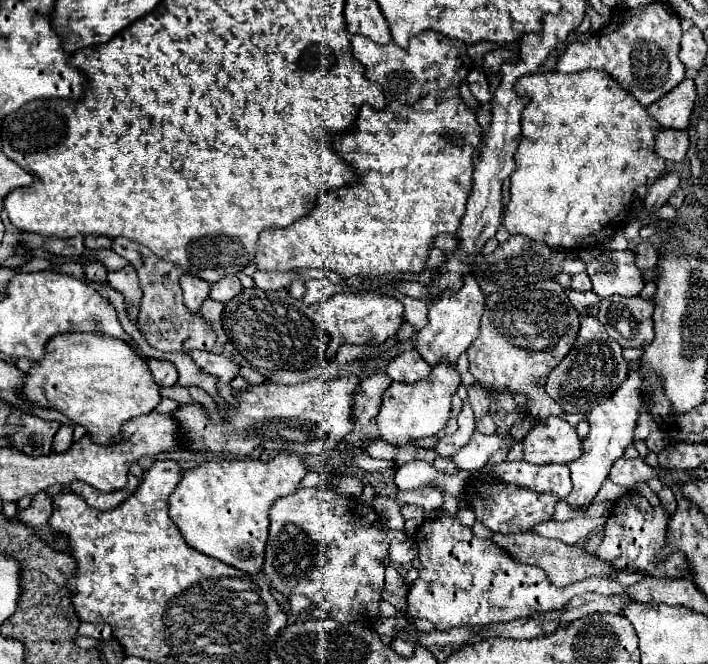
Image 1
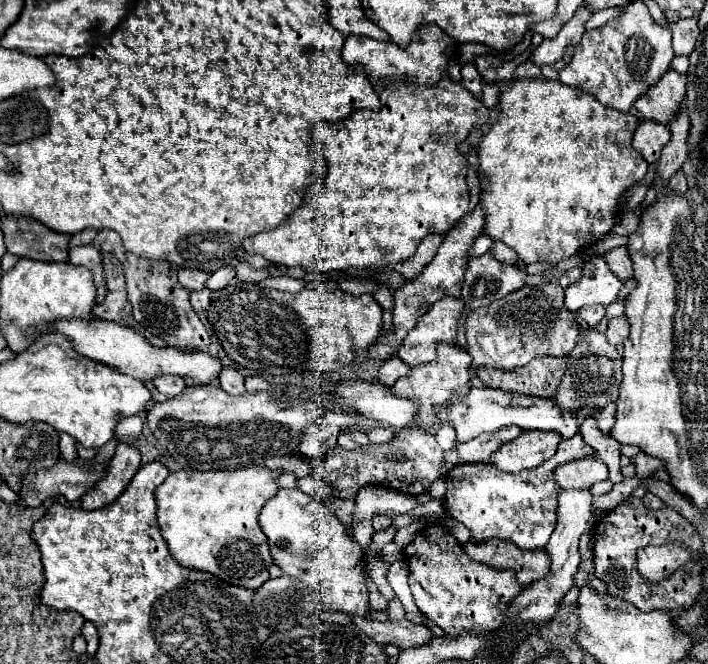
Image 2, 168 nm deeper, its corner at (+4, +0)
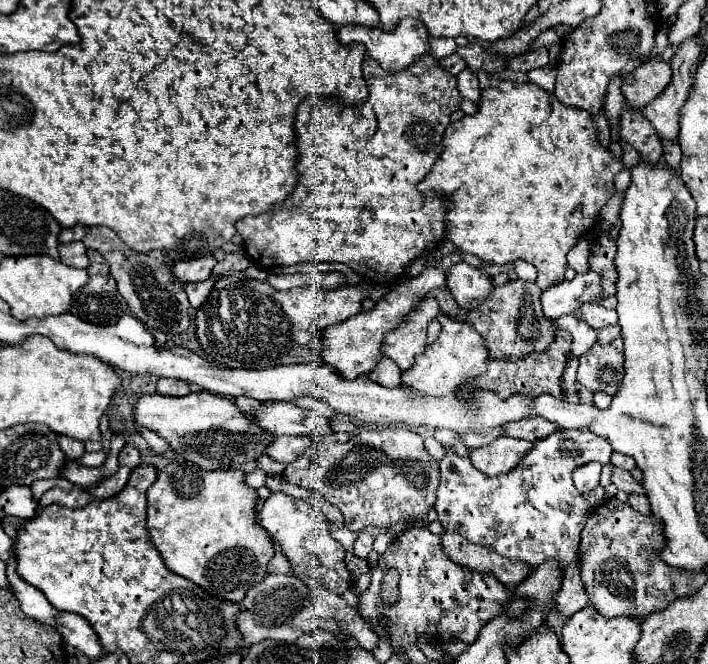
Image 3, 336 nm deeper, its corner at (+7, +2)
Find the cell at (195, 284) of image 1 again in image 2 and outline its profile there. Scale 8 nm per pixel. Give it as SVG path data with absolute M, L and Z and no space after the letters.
M178 269L178 283L186 287L188 291L198 291L206 285L206 279L210 277L210 271L200 269Z

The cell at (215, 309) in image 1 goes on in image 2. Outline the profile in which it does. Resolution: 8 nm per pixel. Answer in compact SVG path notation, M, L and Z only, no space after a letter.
M206 287L200 289L200 291L192 291L192 293L190 293L190 303L192 303L192 307L194 307L196 311L206 309L208 303L210 303L210 291L208 291Z

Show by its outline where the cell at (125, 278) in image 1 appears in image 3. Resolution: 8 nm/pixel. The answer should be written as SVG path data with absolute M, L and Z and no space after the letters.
M89 249L87 255L91 261L87 267L89 281L83 289L79 289L79 297L75 295L69 313L95 325L113 325L121 315L131 313L129 305L119 295L113 275L109 273L109 263L101 257L101 253Z

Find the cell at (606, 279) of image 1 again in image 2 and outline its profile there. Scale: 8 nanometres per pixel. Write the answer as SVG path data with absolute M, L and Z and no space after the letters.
M592 257L584 265L580 281L564 289L564 307L570 313L578 313L578 309L586 305L610 305L616 299L622 285L624 283L620 283L620 279L616 279L616 275L608 271L608 265L602 257Z

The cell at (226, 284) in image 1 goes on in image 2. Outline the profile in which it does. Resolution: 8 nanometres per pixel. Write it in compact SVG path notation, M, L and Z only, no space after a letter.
M224 265L224 267L220 267L218 271L214 271L214 273L210 275L210 279L206 281L206 287L208 287L210 291L216 291L216 289L220 289L220 287L226 287L234 275L236 275L234 267Z

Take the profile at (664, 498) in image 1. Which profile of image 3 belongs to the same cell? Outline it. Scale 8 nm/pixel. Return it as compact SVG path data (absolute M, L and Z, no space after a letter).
M629 495L629 505L635 509L635 511L639 511L639 513L643 513L643 515L647 515L649 513L649 499L645 497L645 495Z

